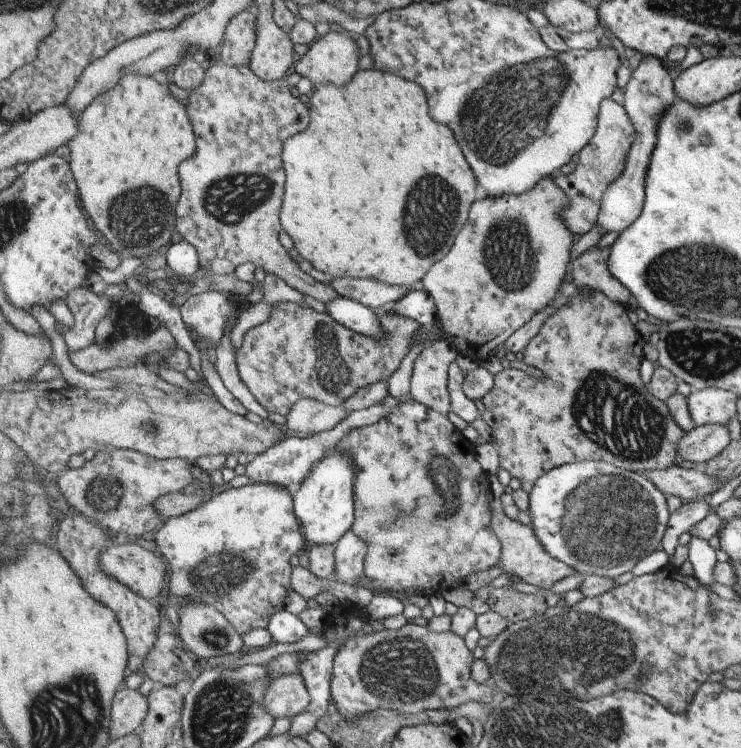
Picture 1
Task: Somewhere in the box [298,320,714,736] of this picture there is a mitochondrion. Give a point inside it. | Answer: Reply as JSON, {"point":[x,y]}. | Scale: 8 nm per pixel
{"point":[566,653]}

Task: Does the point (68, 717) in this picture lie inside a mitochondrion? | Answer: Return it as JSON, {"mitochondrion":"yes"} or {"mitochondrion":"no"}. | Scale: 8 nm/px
{"mitochondrion":"yes"}

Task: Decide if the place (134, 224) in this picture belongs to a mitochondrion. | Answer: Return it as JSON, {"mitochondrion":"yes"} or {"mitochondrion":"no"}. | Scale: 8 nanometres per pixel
{"mitochondrion":"yes"}

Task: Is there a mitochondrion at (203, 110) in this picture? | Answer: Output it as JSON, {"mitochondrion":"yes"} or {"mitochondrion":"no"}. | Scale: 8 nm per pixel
{"mitochondrion":"no"}

